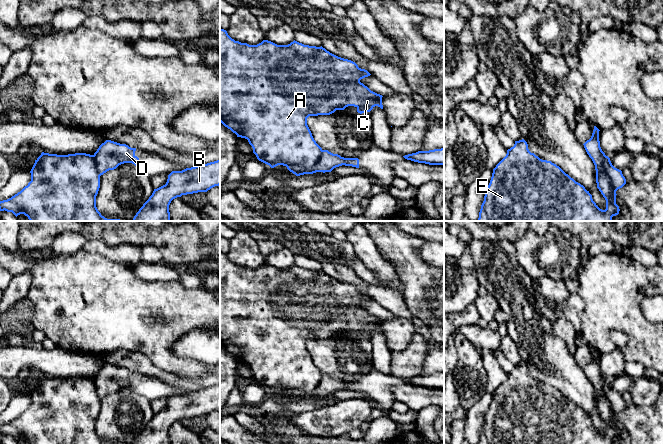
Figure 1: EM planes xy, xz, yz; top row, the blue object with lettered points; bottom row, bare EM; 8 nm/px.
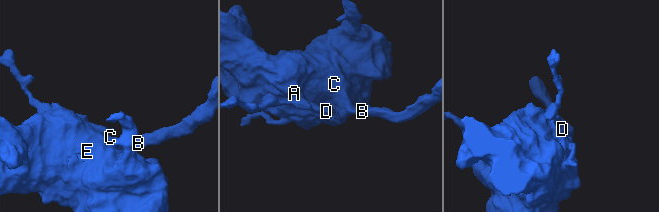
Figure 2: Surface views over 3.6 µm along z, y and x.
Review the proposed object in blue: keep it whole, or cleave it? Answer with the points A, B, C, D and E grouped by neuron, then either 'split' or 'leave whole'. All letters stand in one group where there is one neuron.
A B C E / D; split

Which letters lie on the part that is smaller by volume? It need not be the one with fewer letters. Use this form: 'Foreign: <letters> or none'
Foreign: D

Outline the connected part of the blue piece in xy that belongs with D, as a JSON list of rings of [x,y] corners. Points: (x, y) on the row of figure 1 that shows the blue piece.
[[[106,140],[94,153],[99,175],[114,170],[124,163],[132,163],[136,166],[139,158],[135,155],[135,151],[136,148],[131,148],[126,144]]]

